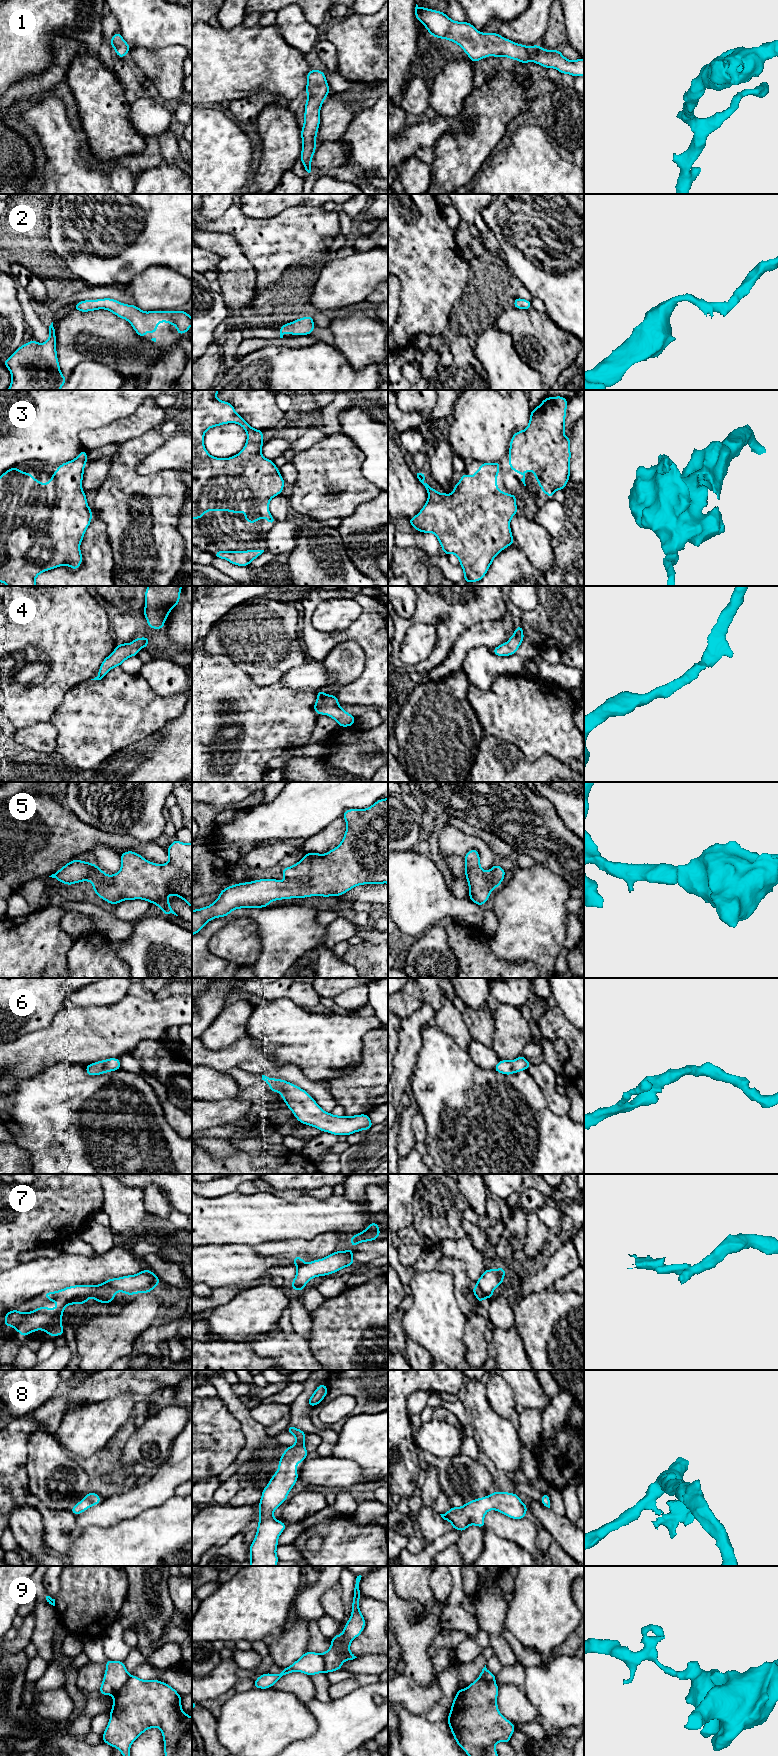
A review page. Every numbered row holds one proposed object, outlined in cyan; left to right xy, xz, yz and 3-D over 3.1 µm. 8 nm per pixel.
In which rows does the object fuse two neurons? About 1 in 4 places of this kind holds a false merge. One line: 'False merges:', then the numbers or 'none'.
False merges: 7, 9

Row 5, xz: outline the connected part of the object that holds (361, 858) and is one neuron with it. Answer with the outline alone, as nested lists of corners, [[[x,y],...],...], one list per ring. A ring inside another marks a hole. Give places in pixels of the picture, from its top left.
[[[388,798],[377,800],[366,809],[347,809],[342,817],[347,828],[341,843],[326,854],[307,852],[291,867],[282,868],[285,881],[277,879],[259,879],[251,882],[231,885],[220,891],[219,897],[209,906],[192,910],[192,936],[197,934],[212,919],[228,916],[234,909],[264,908],[276,900],[306,898],[311,896],[341,896],[357,885],[388,884]]]

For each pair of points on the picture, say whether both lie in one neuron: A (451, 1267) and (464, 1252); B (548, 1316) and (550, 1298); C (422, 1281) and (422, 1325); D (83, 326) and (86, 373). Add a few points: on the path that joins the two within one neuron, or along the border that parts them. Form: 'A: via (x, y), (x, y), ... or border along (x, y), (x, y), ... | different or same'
A: border along (443, 1255), (461, 1260), (471, 1280) | different
B: via (548, 1312), (550, 1302) | same
C: via (422, 1292), (422, 1314) | same
D: border along (108, 365), (102, 362), (81, 361), (68, 377) | different

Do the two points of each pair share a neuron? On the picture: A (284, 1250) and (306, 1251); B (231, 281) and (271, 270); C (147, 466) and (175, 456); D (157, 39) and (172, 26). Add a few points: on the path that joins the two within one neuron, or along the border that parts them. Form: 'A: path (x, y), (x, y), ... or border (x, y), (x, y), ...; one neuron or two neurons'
A: path (289, 1250), (301, 1251); one neuron
B: border (243, 254), (255, 273), (255, 297); two neurons
C: path (154, 462), (168, 456); one neuron
D: path (161, 35), (168, 28); one neuron

